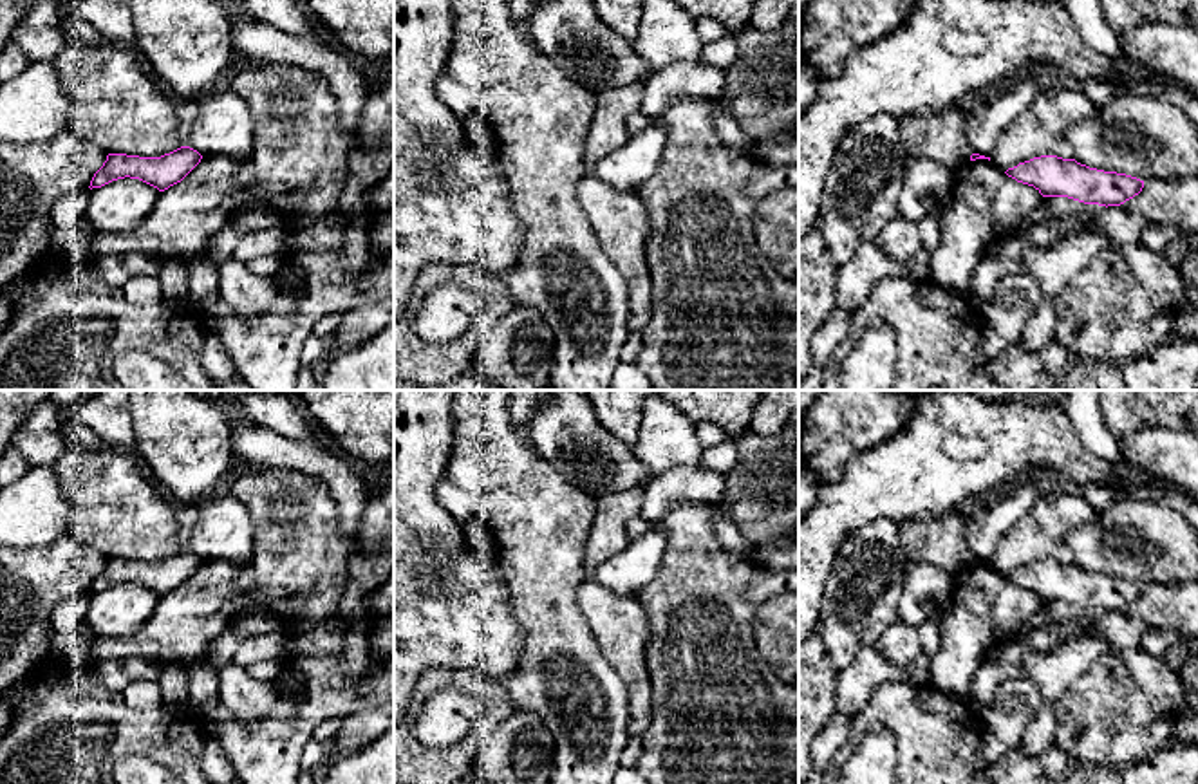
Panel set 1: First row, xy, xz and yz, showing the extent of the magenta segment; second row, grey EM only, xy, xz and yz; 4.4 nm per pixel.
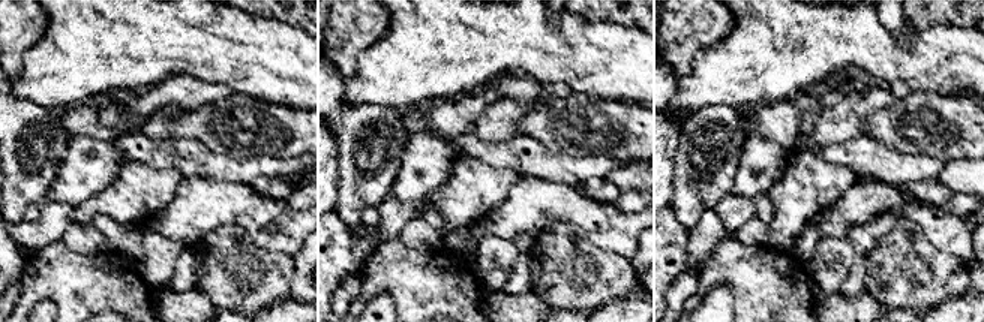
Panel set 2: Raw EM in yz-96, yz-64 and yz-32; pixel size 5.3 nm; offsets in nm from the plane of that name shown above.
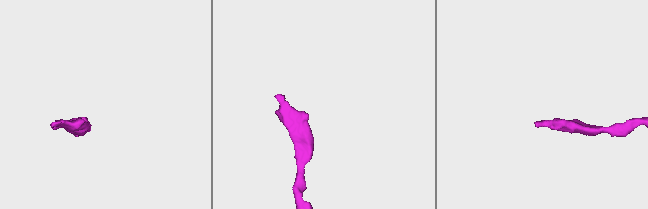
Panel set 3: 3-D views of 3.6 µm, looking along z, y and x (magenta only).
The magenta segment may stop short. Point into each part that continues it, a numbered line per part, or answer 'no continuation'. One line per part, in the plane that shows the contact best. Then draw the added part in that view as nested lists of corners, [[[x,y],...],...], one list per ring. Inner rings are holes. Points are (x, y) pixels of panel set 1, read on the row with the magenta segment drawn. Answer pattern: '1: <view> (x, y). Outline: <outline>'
no continuation

